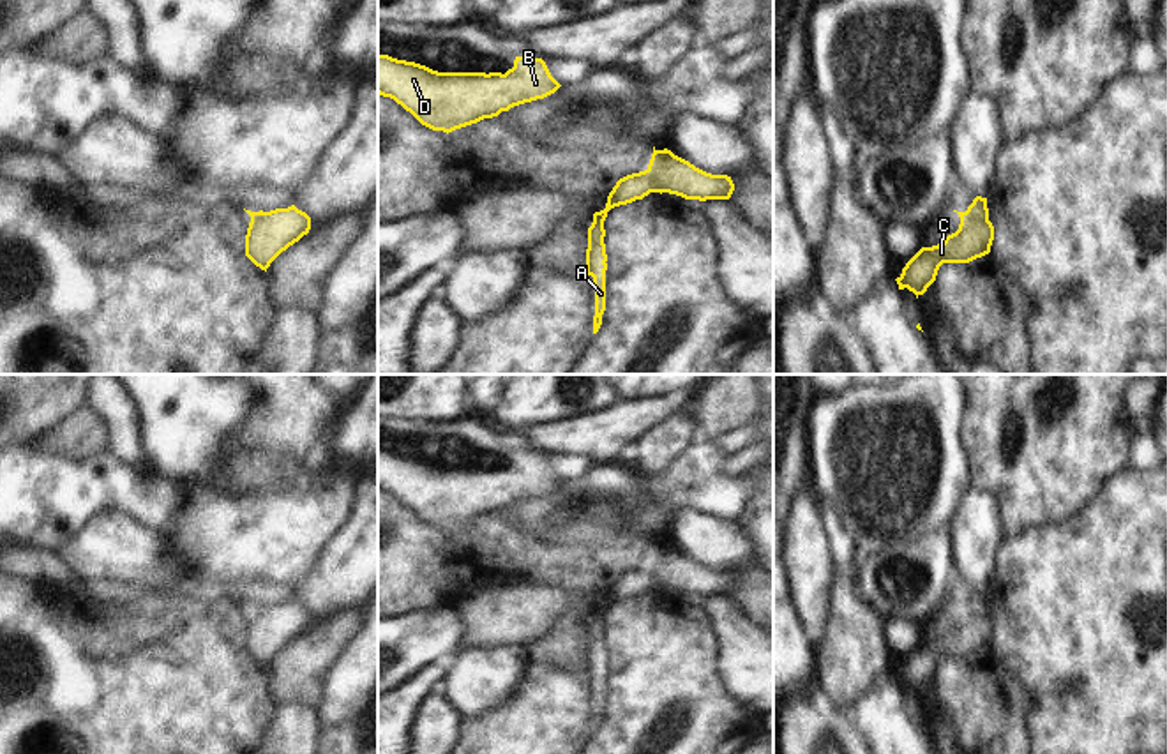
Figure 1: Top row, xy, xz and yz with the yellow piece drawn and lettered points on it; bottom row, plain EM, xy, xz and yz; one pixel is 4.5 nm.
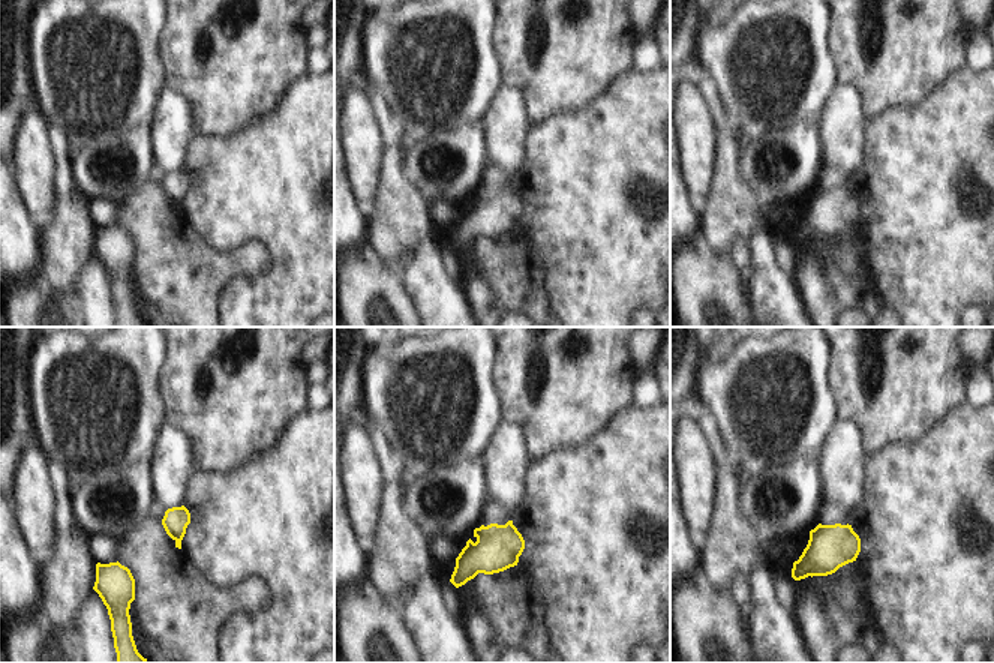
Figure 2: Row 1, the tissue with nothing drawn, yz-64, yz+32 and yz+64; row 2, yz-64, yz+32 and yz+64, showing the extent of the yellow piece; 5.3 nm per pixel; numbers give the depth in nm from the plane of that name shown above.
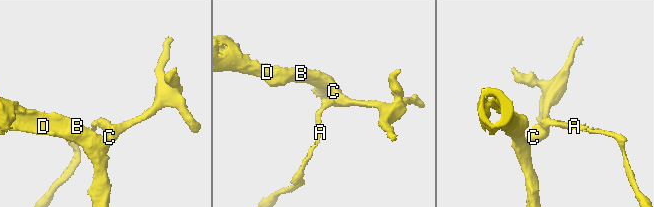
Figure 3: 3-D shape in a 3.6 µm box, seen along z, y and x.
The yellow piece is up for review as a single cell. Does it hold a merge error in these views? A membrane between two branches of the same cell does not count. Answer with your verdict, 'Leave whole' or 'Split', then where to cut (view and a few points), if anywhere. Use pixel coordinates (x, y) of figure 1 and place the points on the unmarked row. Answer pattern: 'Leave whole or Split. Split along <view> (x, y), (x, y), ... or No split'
Split. Split along yz (963, 608), (987, 615).

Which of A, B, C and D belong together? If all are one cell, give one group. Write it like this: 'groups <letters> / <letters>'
groups A / B C D

